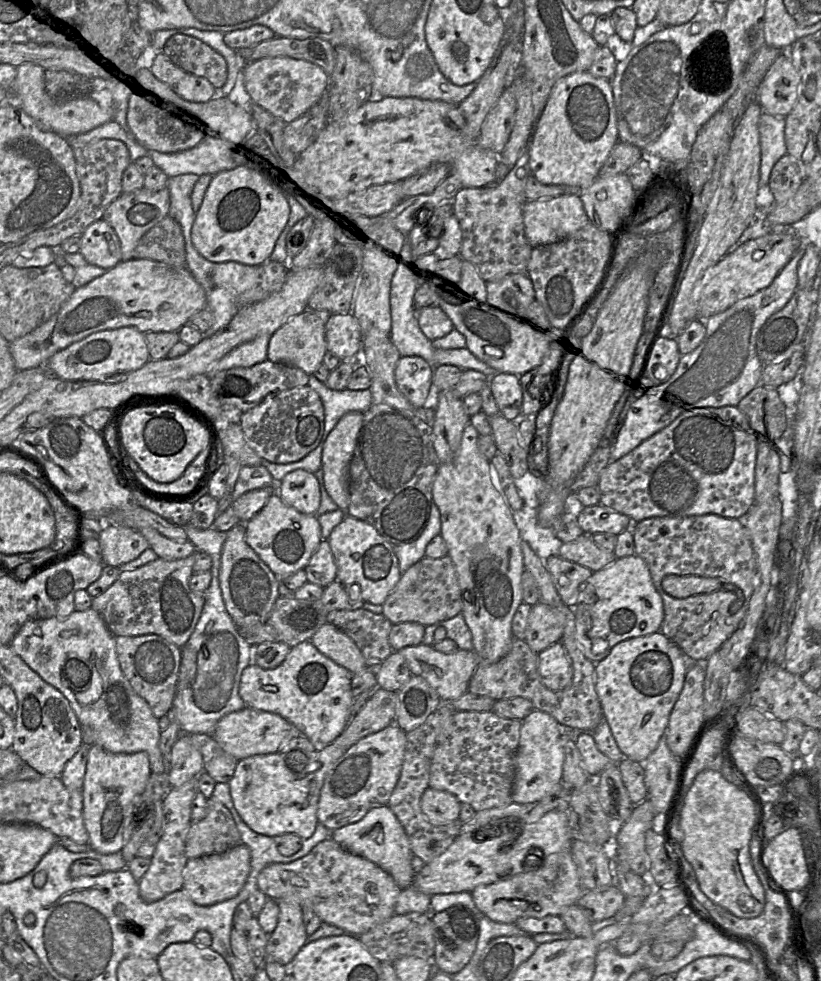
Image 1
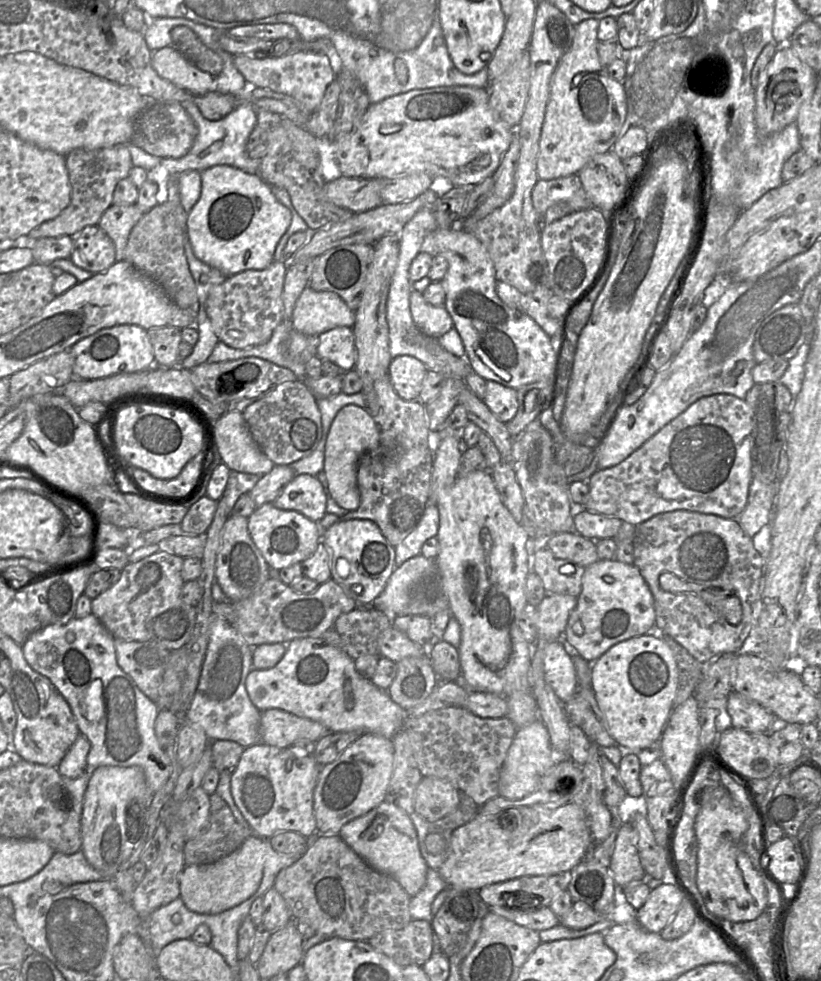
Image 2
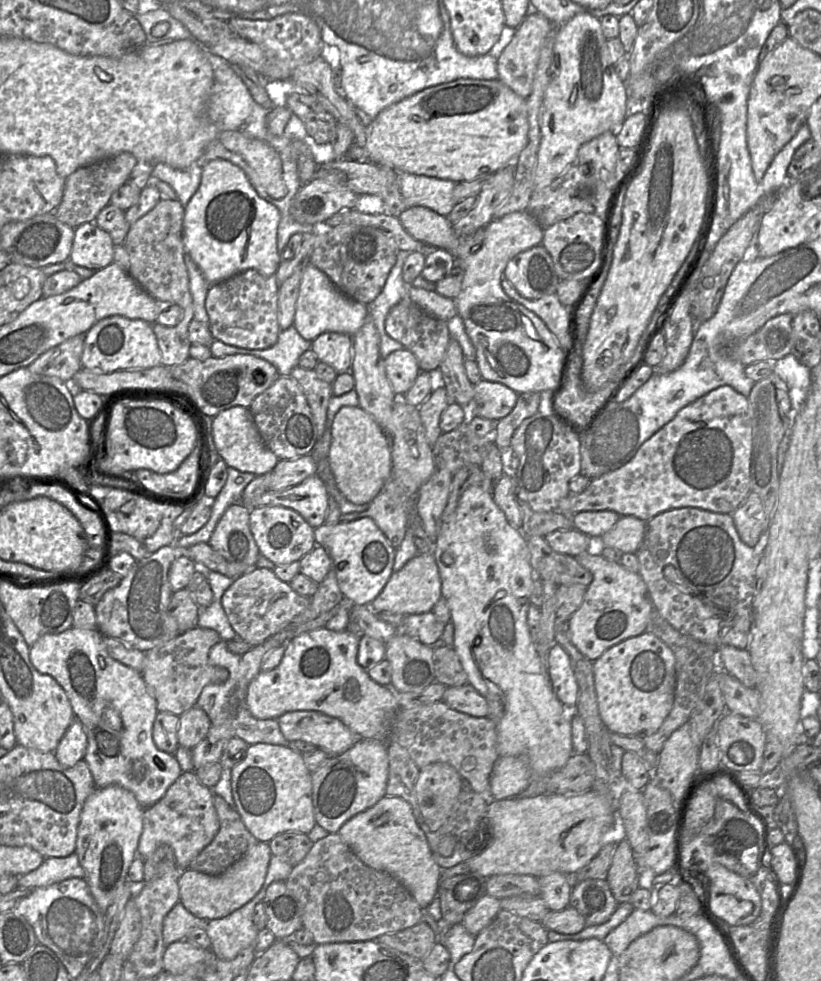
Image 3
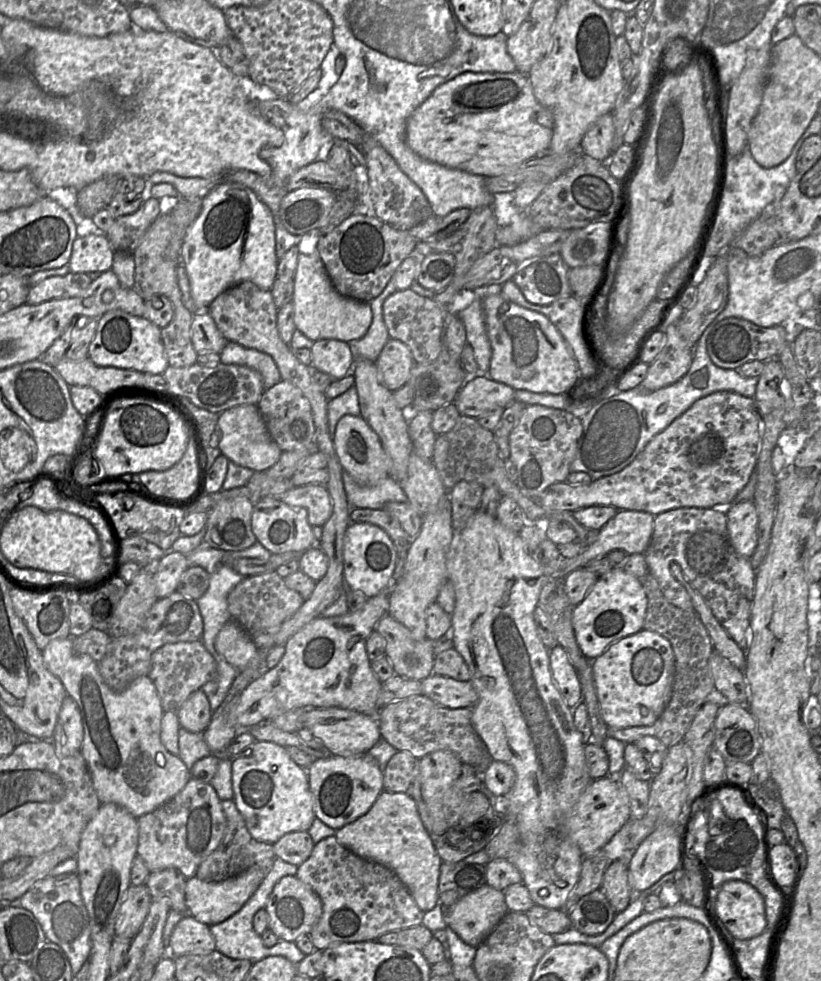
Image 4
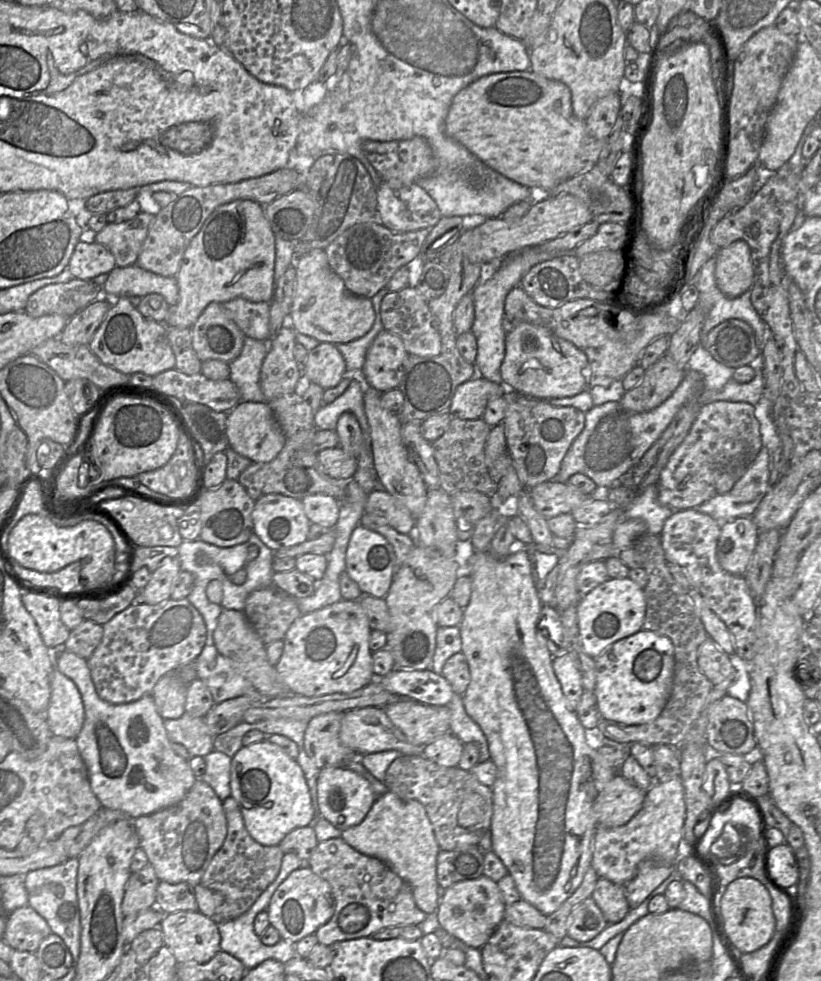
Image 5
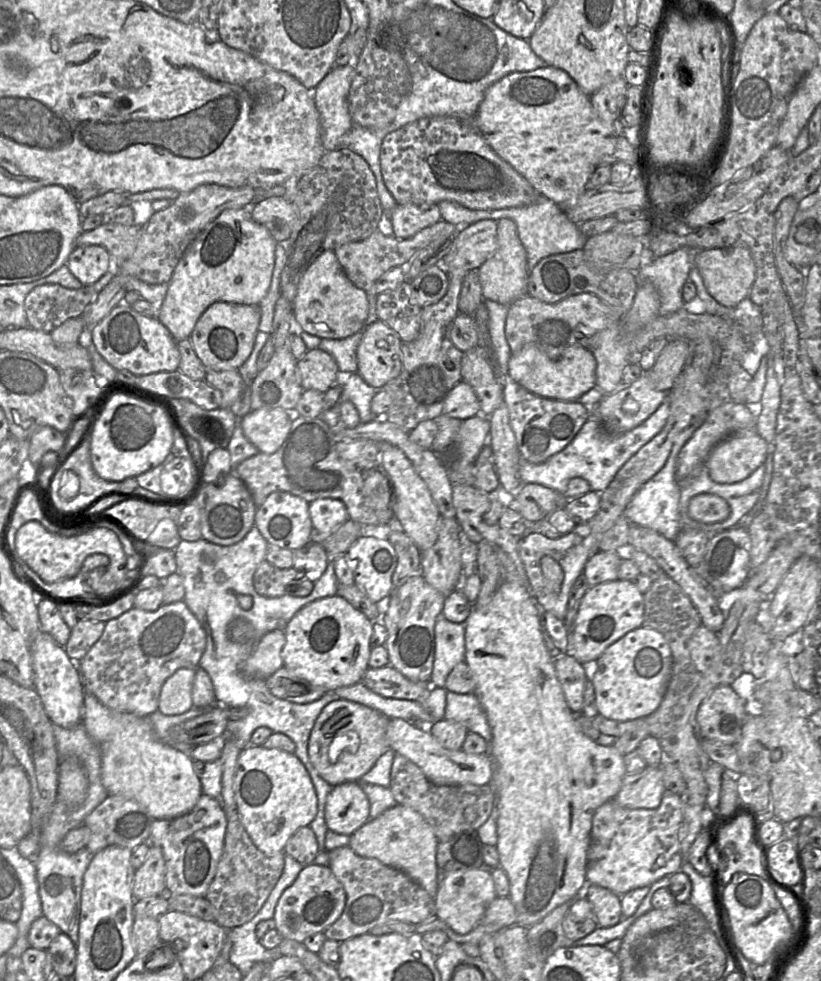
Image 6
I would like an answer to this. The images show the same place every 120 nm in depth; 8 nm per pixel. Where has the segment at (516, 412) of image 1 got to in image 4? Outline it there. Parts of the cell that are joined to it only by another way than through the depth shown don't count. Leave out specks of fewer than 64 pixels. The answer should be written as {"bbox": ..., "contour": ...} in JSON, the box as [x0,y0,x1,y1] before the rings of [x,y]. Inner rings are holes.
{"bbox":[455,376,515,418],"contour":[[[470,376],[461,387],[455,405],[461,415],[479,418],[481,415],[506,408],[515,401],[515,389],[486,376]]]}

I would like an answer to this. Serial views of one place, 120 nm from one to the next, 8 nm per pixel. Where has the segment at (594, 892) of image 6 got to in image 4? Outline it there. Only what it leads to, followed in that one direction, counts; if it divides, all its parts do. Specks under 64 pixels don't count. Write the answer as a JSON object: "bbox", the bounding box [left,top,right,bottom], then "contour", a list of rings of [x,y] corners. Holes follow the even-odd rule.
{"bbox":[600,860,634,913],"contour":[[[615,860],[609,864],[600,889],[616,913],[628,907],[633,900],[634,892],[629,884],[627,860]]]}

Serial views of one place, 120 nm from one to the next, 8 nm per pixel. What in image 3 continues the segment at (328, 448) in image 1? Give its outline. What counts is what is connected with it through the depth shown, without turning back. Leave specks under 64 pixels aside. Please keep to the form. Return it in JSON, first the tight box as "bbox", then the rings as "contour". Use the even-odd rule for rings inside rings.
{"bbox":[328,406,392,505],"contour":[[[360,406],[342,407],[336,414],[328,461],[337,488],[356,505],[369,504],[392,475],[389,440],[377,421]]]}

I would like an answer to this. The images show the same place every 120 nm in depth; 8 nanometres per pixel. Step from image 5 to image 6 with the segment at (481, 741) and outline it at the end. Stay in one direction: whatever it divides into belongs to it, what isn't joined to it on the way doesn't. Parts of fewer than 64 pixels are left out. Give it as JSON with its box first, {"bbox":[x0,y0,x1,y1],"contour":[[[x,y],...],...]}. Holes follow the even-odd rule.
{"bbox":[444,691,491,747],"contour":[[[447,691],[444,719],[466,727],[480,735],[490,747],[491,731],[483,708],[474,693],[457,694]]]}

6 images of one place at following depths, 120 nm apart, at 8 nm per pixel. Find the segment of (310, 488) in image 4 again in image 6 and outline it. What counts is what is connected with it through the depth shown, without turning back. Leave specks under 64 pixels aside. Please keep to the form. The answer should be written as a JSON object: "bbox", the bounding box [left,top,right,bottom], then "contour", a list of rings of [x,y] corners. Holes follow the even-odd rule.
{"bbox":[309,499,349,537],"contour":[[[317,499],[310,502],[309,514],[319,537],[331,534],[349,519],[345,504],[338,499]]]}

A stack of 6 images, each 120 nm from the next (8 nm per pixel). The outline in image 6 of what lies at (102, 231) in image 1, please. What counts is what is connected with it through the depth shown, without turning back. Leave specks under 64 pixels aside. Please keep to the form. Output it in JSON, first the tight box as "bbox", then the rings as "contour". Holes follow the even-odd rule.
{"bbox":[66,245,111,286],"contour":[[[87,245],[76,246],[66,265],[83,286],[91,286],[108,272],[110,263],[111,256],[104,247]]]}

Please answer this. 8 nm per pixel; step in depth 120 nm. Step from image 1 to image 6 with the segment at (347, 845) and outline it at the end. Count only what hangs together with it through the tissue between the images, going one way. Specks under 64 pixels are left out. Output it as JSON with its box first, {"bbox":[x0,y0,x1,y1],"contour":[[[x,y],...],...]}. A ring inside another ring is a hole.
{"bbox":[350,804,439,897],"contour":[[[396,804],[380,816],[368,820],[350,836],[350,847],[356,854],[402,870],[416,881],[429,895],[435,897],[438,890],[437,848],[439,841],[424,817],[417,811]]]}

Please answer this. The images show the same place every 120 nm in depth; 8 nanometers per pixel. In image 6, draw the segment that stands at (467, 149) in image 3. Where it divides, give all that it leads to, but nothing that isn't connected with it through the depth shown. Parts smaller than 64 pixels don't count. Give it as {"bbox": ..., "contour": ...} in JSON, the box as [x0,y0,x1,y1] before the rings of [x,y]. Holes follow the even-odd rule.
{"bbox":[475,65,618,212],"contour":[[[547,65],[529,72],[511,73],[490,86],[476,112],[475,125],[500,158],[523,176],[539,195],[555,202],[564,212],[577,204],[579,197],[587,189],[591,174],[598,166],[598,158],[613,151],[613,142],[618,137],[613,125],[606,124],[598,118],[591,105],[590,96],[586,95],[565,71]]]}

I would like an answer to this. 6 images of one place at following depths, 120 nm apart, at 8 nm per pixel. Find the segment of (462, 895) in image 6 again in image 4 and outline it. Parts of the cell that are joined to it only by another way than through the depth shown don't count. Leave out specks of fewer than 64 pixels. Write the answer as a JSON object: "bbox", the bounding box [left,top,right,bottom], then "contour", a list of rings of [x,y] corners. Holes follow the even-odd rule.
{"bbox":[445,883,508,947],"contour":[[[486,883],[445,909],[445,921],[465,943],[478,947],[508,912],[503,891]]]}

